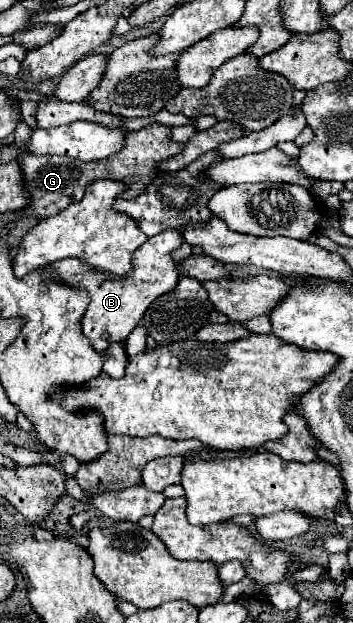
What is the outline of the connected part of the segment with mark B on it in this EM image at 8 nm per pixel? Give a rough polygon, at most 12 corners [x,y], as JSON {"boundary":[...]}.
{"boundary":[[180,231],[142,247],[128,277],[78,259],[42,271],[90,293],[82,333],[94,349],[126,341],[144,311],[176,287]]}

